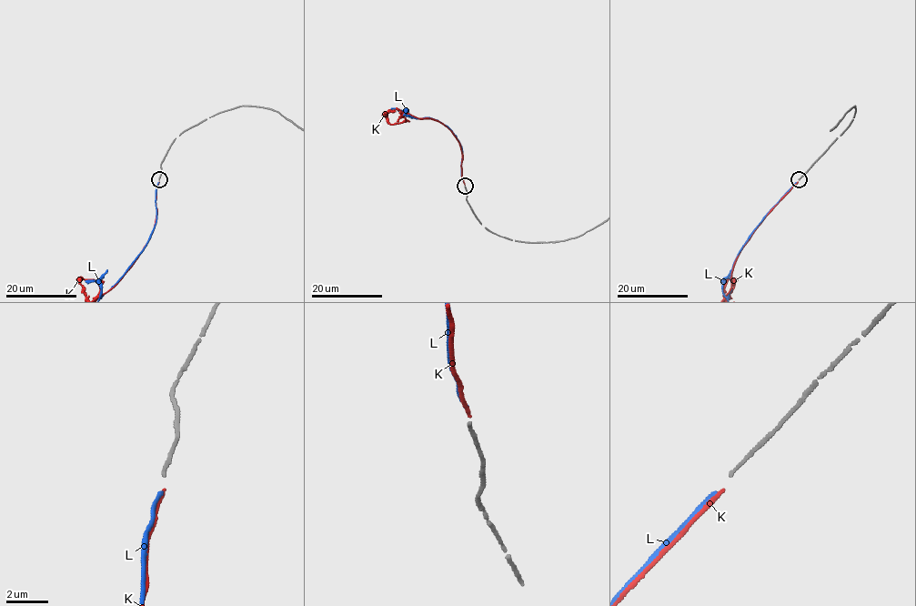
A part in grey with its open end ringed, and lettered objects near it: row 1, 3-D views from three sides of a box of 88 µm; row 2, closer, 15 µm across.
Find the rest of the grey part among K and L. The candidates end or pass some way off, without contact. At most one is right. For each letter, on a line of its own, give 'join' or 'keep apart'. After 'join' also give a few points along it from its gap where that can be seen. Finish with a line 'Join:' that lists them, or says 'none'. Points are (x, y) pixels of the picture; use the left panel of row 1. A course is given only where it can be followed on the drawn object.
K: keep apart
L: join | via (158, 182), (155, 201), (156, 223), (148, 243), (125, 274), (100, 297), (100, 279), (107, 269)
Join: L

